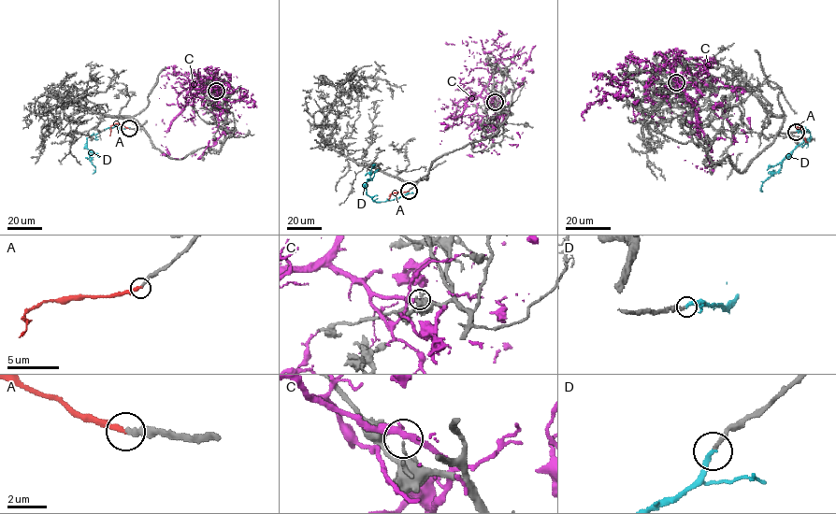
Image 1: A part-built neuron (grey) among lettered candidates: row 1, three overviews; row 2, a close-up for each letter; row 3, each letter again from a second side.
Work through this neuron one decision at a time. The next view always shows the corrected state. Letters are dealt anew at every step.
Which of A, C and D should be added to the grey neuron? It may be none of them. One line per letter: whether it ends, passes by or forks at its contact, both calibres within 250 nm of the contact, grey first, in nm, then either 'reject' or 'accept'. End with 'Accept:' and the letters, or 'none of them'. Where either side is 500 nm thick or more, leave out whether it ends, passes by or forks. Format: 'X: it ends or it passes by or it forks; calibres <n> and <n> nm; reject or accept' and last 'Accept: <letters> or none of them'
A: it ends; calibres 240 and 280 nm; reject
C: it forks; calibres 120 and 280 nm; reject
D: it ends; calibres 240 and 280 nm; accept
Accept: D

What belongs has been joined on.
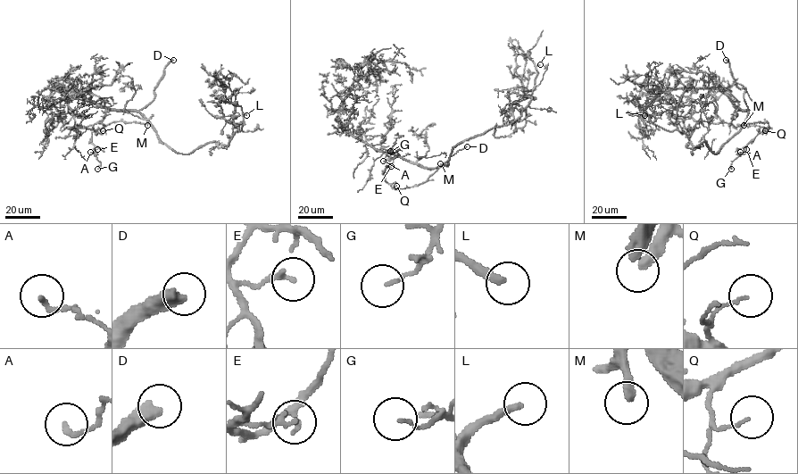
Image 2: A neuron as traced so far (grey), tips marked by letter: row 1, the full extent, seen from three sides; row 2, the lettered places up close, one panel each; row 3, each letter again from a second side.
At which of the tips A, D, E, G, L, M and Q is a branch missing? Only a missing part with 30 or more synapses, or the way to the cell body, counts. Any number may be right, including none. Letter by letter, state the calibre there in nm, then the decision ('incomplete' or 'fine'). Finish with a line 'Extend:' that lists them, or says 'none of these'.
A: 180 nm thick; fine
D: 460 nm thick; incomplete
E: 190 nm thick; fine
G: 90 nm thick; fine
L: 240 nm thick; incomplete
M: 320 nm thick; incomplete
Q: 90 nm thick; fine
Extend: D, L, M

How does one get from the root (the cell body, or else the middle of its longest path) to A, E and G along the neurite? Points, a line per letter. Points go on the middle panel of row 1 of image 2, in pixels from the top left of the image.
A: (438, 166), (426, 181), (394, 189), (385, 180), (385, 170), (389, 161), (383, 161)
E: (438, 166), (426, 181), (394, 189), (385, 180), (385, 170), (391, 166)
G: (438, 166), (426, 181), (394, 189), (385, 180), (385, 170), (394, 151), (390, 151)

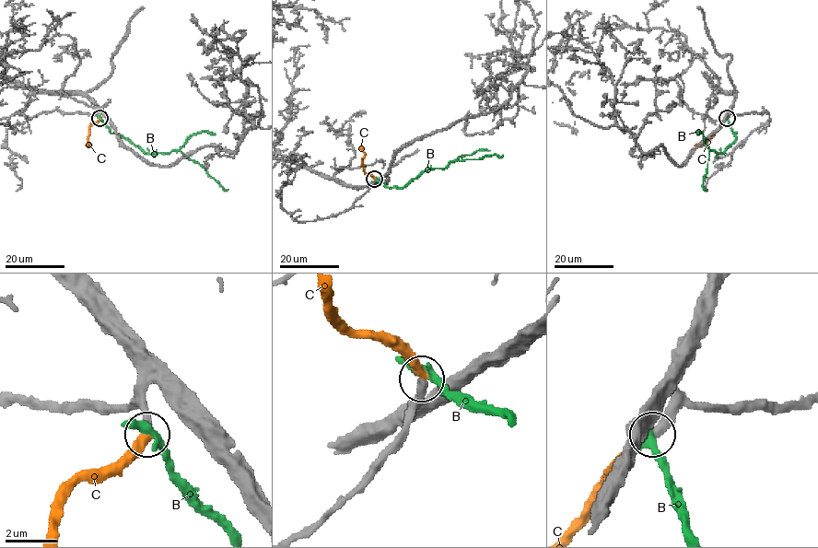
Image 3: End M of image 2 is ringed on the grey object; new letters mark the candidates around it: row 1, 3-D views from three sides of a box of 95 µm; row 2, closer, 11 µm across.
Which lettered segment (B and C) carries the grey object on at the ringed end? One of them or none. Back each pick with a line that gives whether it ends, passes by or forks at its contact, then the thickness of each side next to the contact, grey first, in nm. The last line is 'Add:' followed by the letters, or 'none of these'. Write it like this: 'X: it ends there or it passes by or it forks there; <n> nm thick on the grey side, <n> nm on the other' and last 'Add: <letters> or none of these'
C: it ends there; 360 nm thick on the grey side, 340 nm on the other
Add: C

